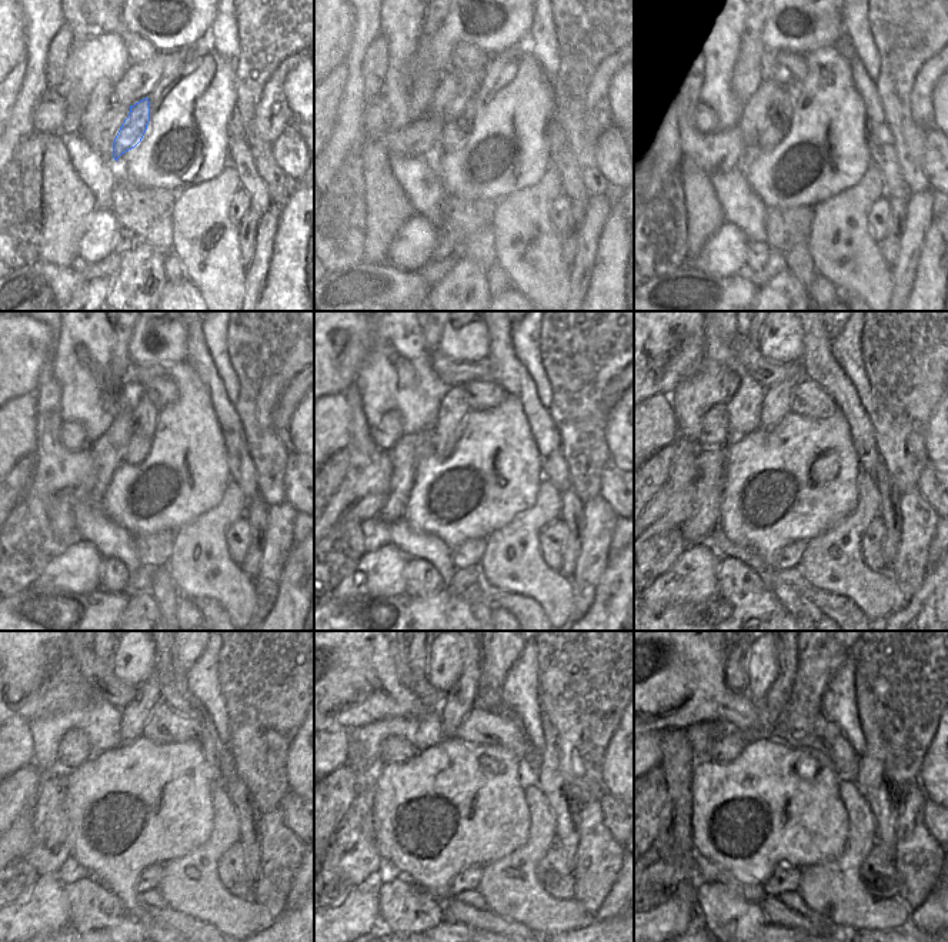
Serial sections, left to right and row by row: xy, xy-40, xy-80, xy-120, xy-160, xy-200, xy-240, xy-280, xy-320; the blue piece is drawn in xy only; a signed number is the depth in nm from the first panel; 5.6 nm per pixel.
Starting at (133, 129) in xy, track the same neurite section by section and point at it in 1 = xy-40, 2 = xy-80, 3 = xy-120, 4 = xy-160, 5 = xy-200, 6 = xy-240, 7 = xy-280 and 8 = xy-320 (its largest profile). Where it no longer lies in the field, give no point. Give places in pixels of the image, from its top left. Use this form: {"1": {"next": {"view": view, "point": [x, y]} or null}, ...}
{"1": {"next": {"view": "xy-40", "point": [456, 130]}}, "2": {"next": {"view": "xy-80", "point": [755, 140]}}, "3": {"next": {"view": "xy-120", "point": [144, 414]}}, "4": {"next": {"view": "xy-160", "point": [454, 408]}}, "5": {"next": {"view": "xy-200", "point": [775, 406]}}, "6": {"next": {"view": "xy-240", "point": [134, 715]}}, "7": {"next": {"view": "xy-280", "point": [460, 700]}}, "8": {"next": {"view": "xy-320", "point": [777, 698]}}}

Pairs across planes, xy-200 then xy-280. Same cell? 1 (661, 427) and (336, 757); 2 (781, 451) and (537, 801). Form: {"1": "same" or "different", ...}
{"1": "same", "2": "different"}

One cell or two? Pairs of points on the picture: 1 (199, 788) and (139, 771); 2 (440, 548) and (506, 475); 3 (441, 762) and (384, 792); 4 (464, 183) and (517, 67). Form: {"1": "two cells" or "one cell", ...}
{"1": "one cell", "2": "two cells", "3": "one cell", "4": "one cell"}

